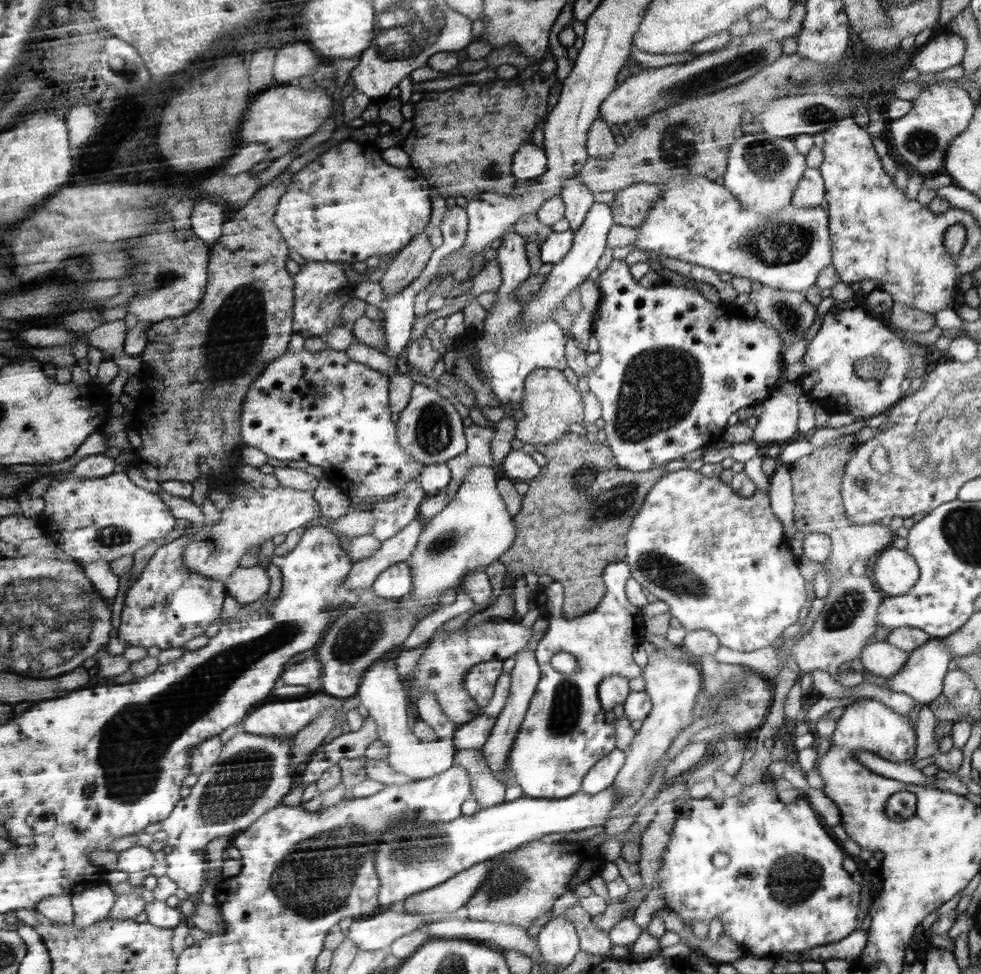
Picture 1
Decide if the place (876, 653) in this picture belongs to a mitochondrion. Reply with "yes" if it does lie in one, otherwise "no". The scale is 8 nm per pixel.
no

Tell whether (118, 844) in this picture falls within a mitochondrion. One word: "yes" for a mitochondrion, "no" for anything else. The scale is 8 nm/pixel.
no

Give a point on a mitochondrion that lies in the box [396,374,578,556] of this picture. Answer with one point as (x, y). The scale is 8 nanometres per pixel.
(434, 430)

